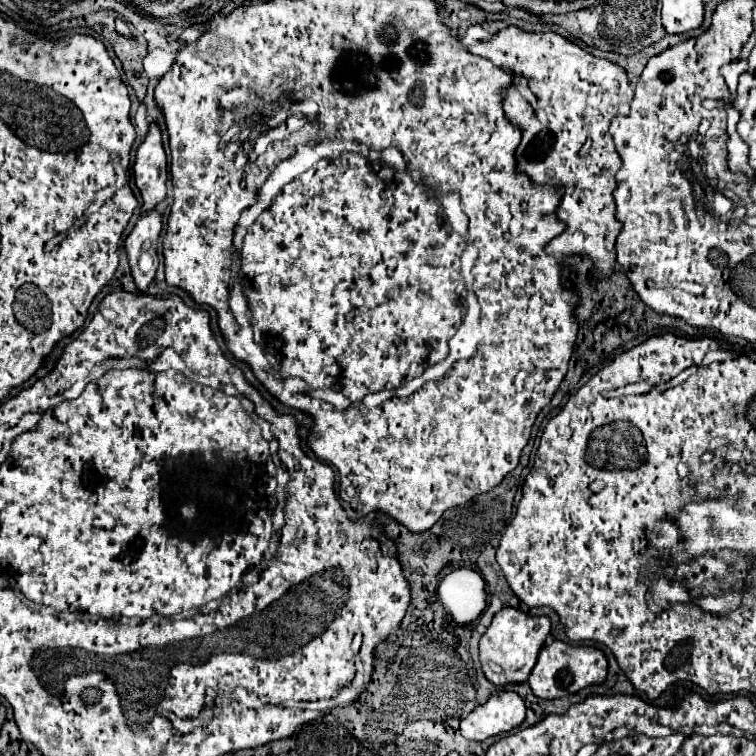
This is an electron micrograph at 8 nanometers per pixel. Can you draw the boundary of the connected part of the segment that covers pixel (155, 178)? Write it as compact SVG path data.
M150 123L150 131L136 151L134 179L142 193L142 211L154 209L166 197L166 153L162 145L162 131L158 123Z

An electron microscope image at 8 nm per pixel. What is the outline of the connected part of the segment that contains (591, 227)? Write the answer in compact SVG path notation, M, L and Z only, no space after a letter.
M516 25L500 29L488 41L478 41L470 47L474 55L486 57L496 67L506 71L512 77L512 85L506 89L506 97L502 101L506 119L522 129L522 141L516 149L516 171L530 177L534 185L550 185L562 187L562 201L556 209L556 215L562 223L566 223L564 233L554 237L544 251L554 255L556 259L572 257L572 255L588 255L594 263L594 283L616 273L616 237L622 231L622 223L616 219L616 201L614 175L622 167L620 155L614 149L612 135L608 133L610 121L616 115L630 113L630 101L634 99L634 89L628 81L628 73L618 63L608 59L598 59L592 53L580 49L576 43L564 39L560 33L530 33Z

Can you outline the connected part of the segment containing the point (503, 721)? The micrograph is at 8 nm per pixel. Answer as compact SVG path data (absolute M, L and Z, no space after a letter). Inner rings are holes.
M494 691L484 705L478 705L460 721L460 733L466 739L484 741L492 735L510 731L526 717L526 705L514 691Z

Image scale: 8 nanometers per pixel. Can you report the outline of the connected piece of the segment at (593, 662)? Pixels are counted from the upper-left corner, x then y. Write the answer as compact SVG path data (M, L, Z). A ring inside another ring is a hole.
M554 639L550 645L542 647L538 661L528 677L528 683L536 697L554 699L554 697L566 697L570 693L576 693L588 685L602 683L606 679L606 671L608 671L608 659L604 651L586 645L570 645L560 639Z

